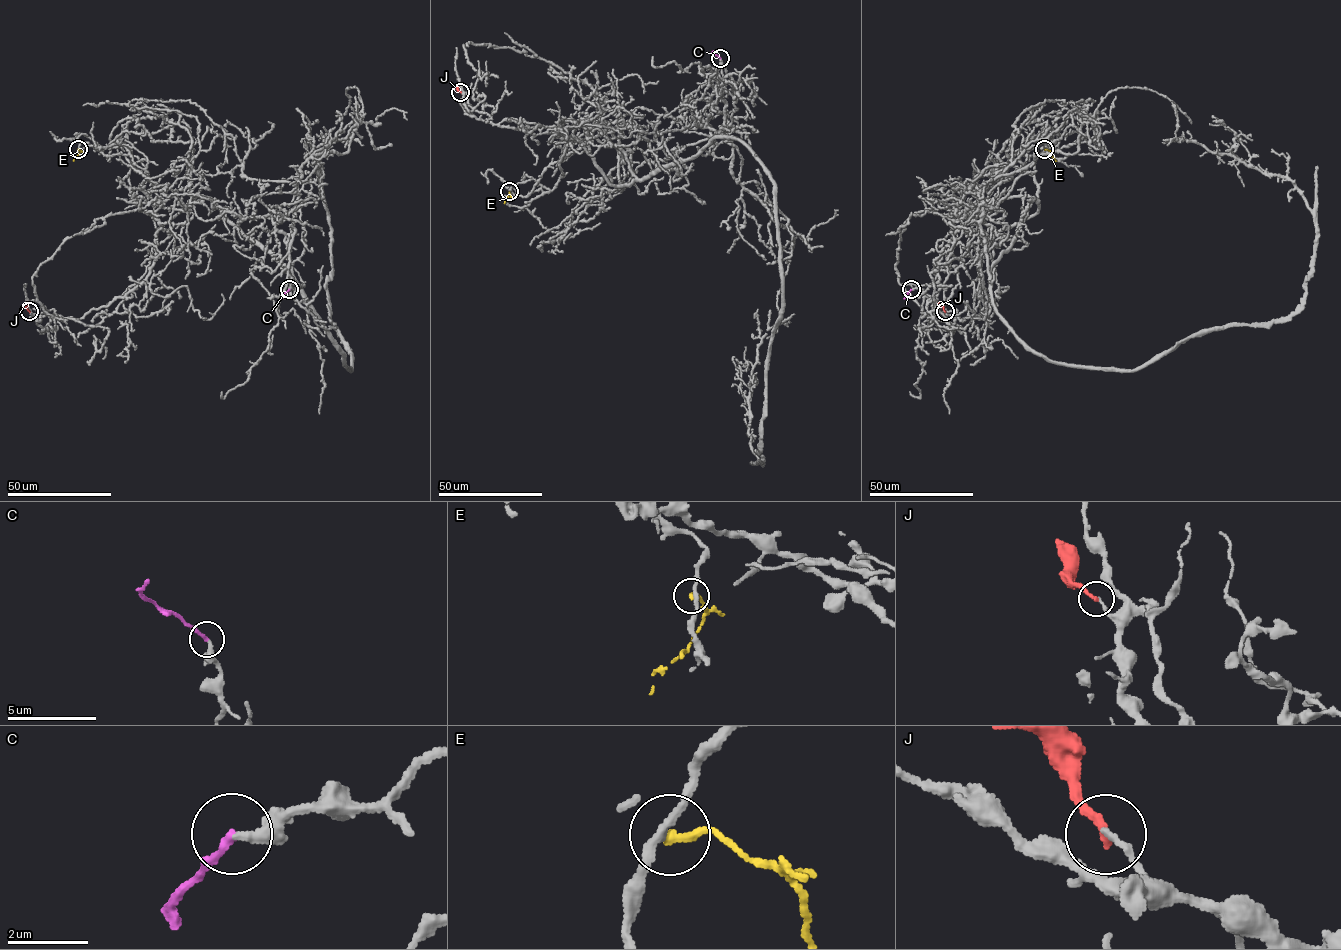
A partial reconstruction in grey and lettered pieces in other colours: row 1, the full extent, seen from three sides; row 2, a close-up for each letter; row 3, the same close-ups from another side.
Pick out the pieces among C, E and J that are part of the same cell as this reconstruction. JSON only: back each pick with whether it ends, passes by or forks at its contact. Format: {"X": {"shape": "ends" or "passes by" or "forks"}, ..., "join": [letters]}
{"C": {"shape": "ends"}, "join": ["C"]}

